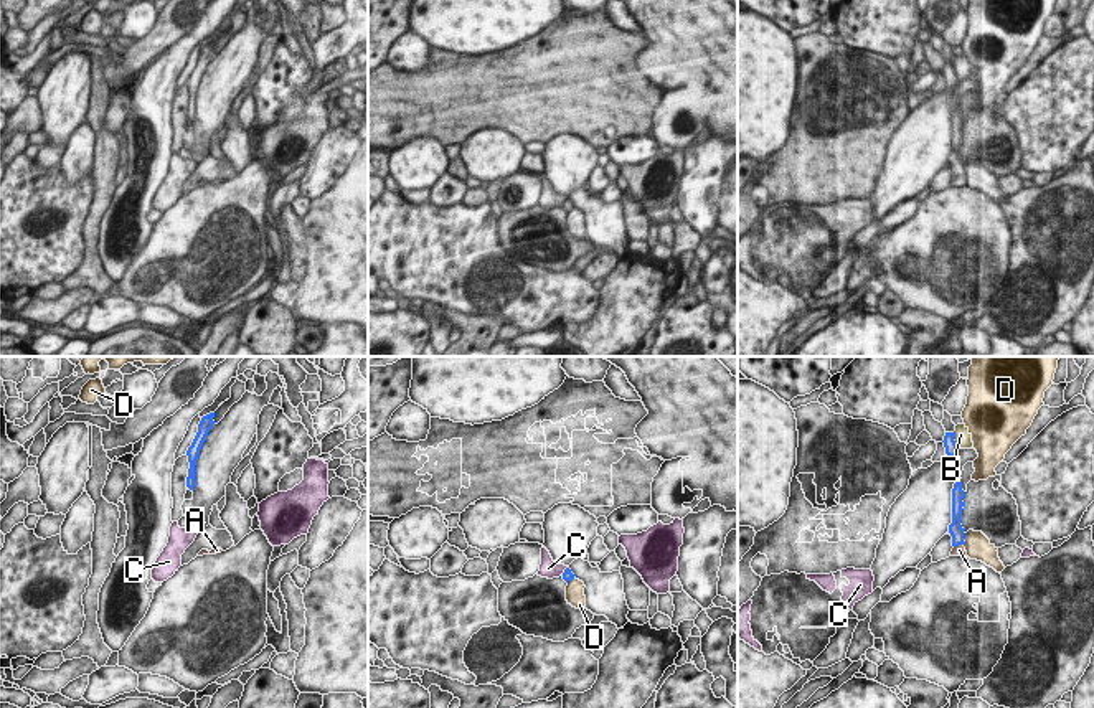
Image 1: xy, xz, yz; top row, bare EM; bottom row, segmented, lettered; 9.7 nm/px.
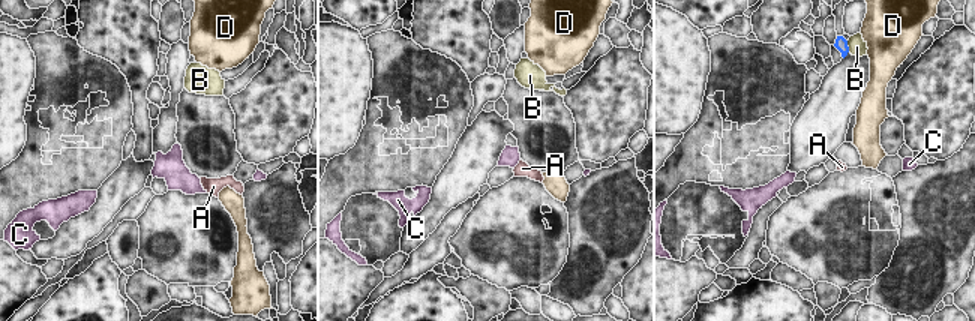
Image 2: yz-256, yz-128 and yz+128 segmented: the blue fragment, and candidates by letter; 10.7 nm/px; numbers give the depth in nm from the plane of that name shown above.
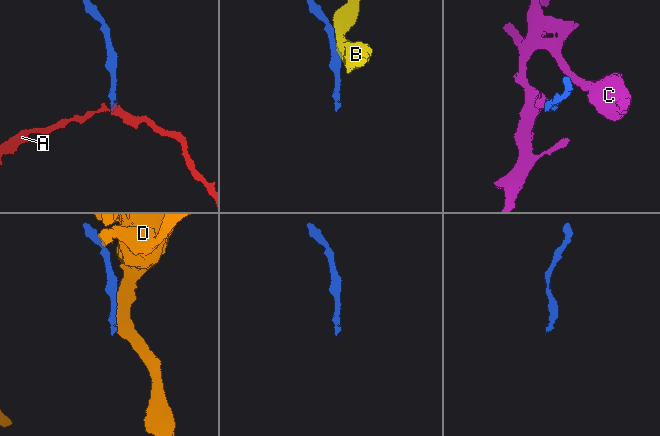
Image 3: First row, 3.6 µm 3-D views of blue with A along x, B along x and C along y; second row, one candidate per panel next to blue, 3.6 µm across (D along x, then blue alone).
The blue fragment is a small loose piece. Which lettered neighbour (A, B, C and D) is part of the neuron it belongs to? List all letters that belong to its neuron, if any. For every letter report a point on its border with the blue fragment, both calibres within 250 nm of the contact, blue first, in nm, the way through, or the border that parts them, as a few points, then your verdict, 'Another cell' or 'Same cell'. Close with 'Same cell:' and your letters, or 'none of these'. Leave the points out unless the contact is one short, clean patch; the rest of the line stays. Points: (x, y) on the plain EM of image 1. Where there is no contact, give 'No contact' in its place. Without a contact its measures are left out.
A: Touches blue at yz (959, 174). Thickness 140 nm (blue) against 100 nm. Path across: yz (956, 160), (959, 174), (959, 180). Same cell
B: Touches blue at yz (954, 71). Thickness 130 nm (blue) against 160 nm. Another cell
C: Touches blue at xz (565, 202). Thickness 90 nm (blue) against 180 nm. Boundary: xz (566, 197), (561, 205). Another cell
D: Touches blue at yz (962, 170). Thickness 140 nm (blue) against 240 nm. Boundary: yz (962, 164), (966, 175). Another cell
Same cell: A.

